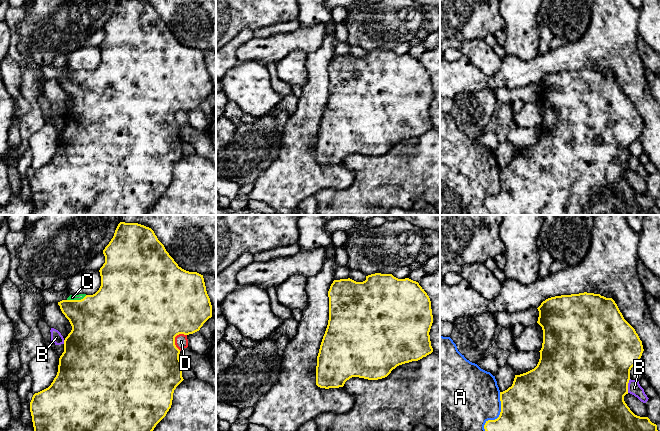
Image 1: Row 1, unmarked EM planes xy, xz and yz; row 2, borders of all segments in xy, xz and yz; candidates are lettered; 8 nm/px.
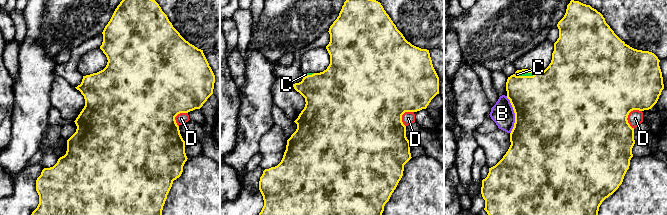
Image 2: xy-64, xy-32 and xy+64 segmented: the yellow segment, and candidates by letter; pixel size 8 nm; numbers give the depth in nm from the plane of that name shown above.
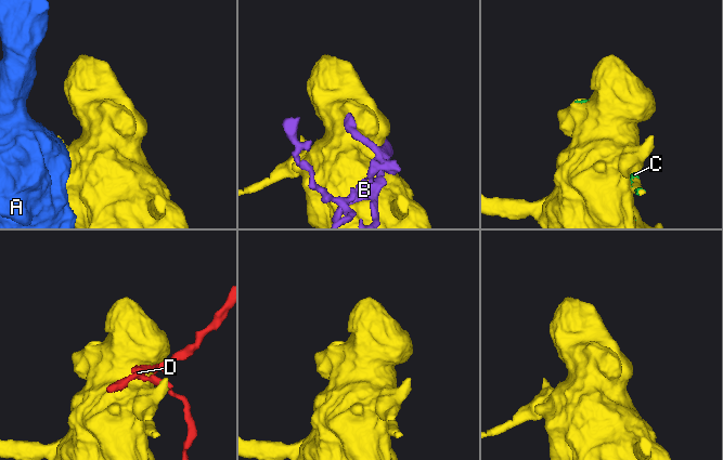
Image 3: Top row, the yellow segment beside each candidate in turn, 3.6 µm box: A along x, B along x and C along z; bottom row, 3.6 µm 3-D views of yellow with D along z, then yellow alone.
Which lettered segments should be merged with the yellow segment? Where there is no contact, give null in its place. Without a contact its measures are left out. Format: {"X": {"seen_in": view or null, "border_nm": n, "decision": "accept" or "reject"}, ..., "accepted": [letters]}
{"A": {"seen_in": "yz", "border_nm": 340, "decision": "reject"}, "B": {"seen_in": "yz", "border_nm": 110, "decision": "reject"}, "C": {"seen_in": "xy", "border_nm": 170, "decision": "accept"}, "D": {"seen_in": "xy", "border_nm": 150, "decision": "reject"}, "accepted": ["C"]}

